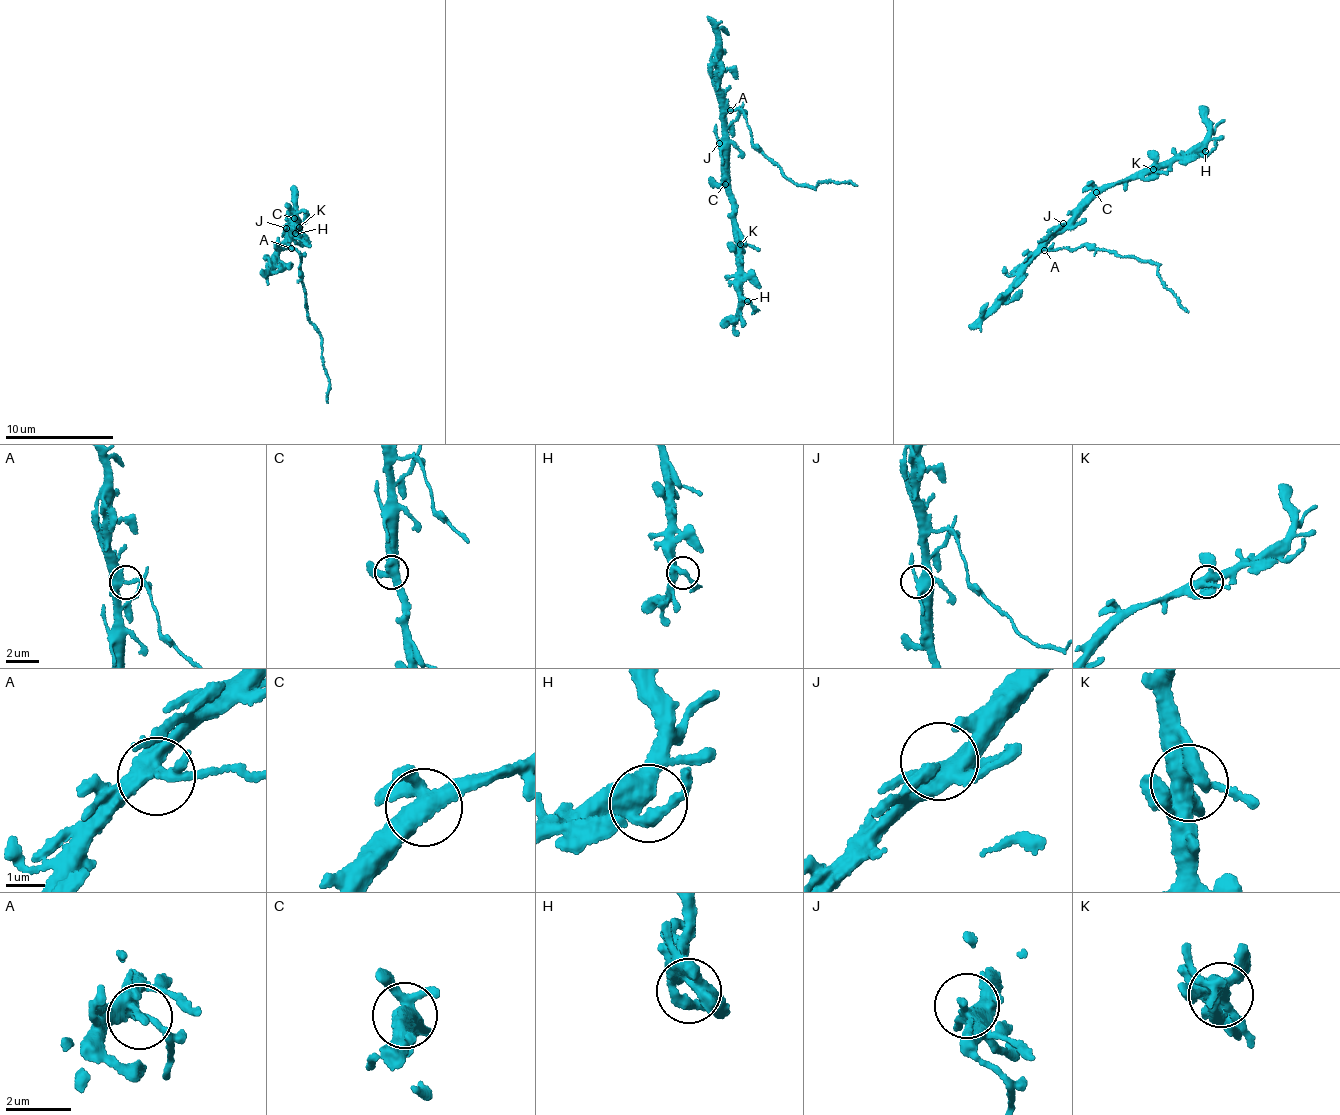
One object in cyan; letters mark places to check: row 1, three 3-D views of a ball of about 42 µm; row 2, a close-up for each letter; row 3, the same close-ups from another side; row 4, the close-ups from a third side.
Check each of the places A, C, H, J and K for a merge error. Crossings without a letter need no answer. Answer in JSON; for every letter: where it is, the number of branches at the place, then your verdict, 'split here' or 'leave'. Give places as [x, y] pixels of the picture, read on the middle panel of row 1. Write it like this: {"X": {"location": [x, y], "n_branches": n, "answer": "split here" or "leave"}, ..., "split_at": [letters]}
{"A": {"location": [730, 110], "n_branches": 3, "answer": "split here"}, "C": {"location": [725, 184], "n_branches": 4, "answer": "leave"}, "H": {"location": [747, 301], "n_branches": 2, "answer": "leave"}, "J": {"location": [719, 143], "n_branches": 5, "answer": "leave"}, "K": {"location": [740, 244], "n_branches": 5, "answer": "leave"}, "split_at": ["A"]}

